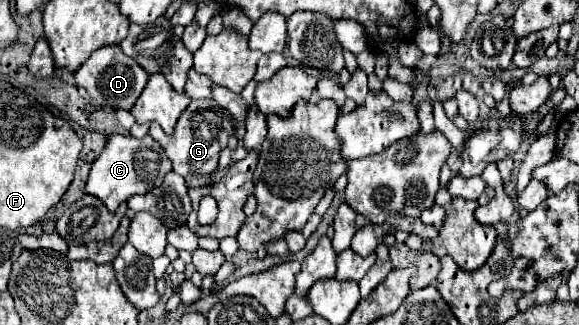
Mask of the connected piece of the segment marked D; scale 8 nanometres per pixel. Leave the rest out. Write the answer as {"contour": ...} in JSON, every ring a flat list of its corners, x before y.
{"contour":[[103,46,93,58,89,58,89,62,85,62,85,66,81,66,81,70,77,70,75,82,77,86,83,86,89,98,97,100,99,106,131,110,147,84,147,72,133,58,123,54,121,46]]}

